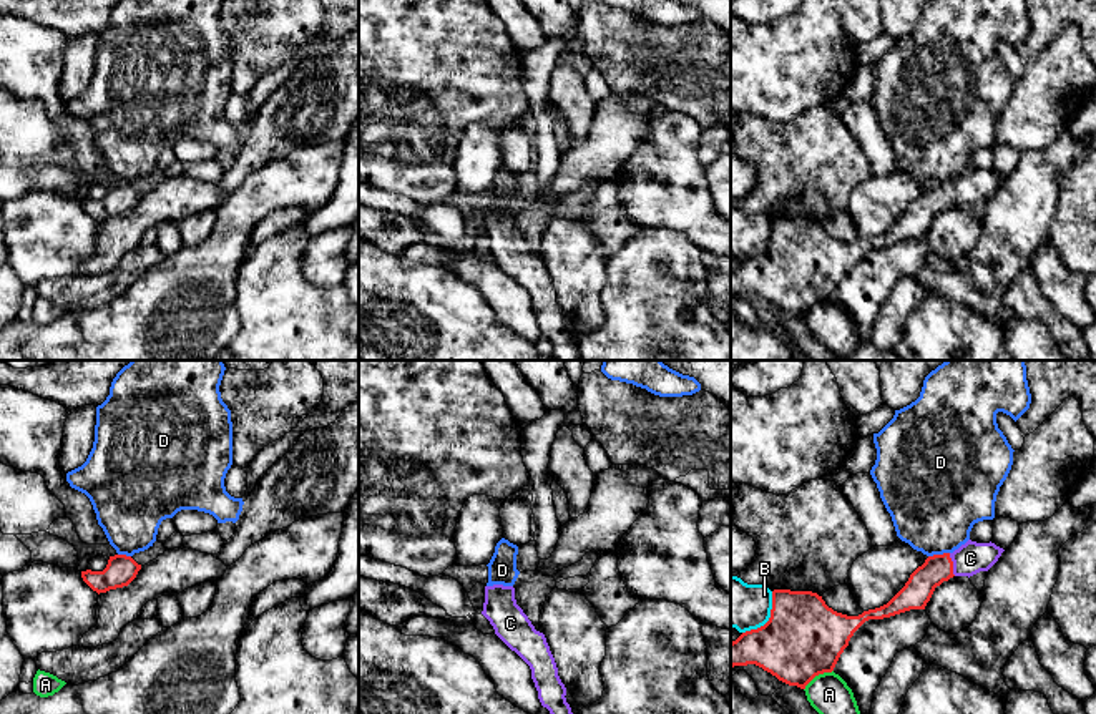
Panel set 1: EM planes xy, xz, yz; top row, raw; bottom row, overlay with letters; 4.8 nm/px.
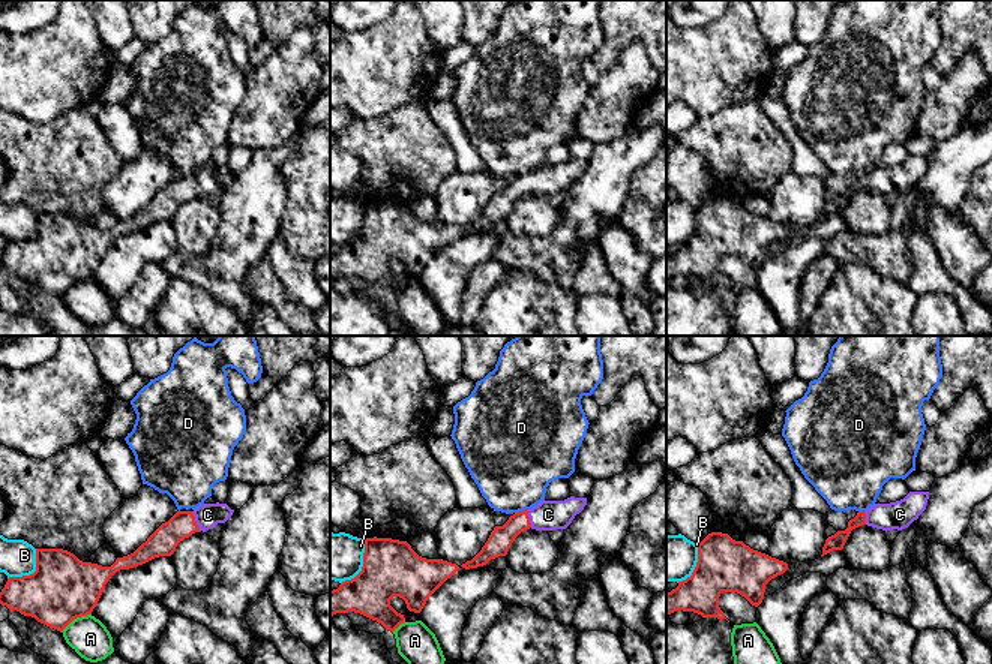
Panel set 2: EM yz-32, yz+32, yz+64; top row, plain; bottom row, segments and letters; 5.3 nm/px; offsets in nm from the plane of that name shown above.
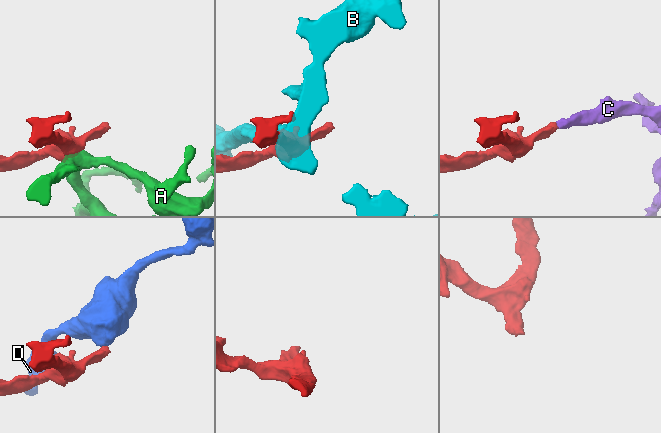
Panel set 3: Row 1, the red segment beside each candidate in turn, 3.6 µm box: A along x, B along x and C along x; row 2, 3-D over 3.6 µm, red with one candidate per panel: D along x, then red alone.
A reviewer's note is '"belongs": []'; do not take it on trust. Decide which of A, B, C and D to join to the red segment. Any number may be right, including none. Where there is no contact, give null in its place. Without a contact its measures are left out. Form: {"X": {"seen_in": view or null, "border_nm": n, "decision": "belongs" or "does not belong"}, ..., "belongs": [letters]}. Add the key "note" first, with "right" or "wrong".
{"note": "wrong", "A": {"seen_in": "yz", "border_nm": 170, "decision": "does not belong"}, "B": {"seen_in": "yz", "border_nm": 260, "decision": "does not belong"}, "C": {"seen_in": "yz", "border_nm": 120, "decision": "belongs"}, "D": {"seen_in": "yz", "border_nm": 110, "decision": "does not belong"}, "belongs": ["C"]}

